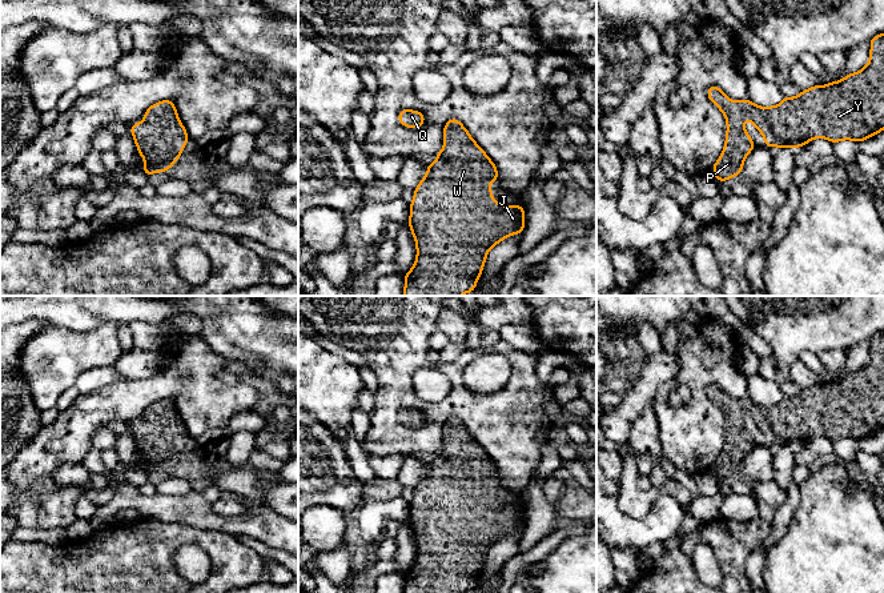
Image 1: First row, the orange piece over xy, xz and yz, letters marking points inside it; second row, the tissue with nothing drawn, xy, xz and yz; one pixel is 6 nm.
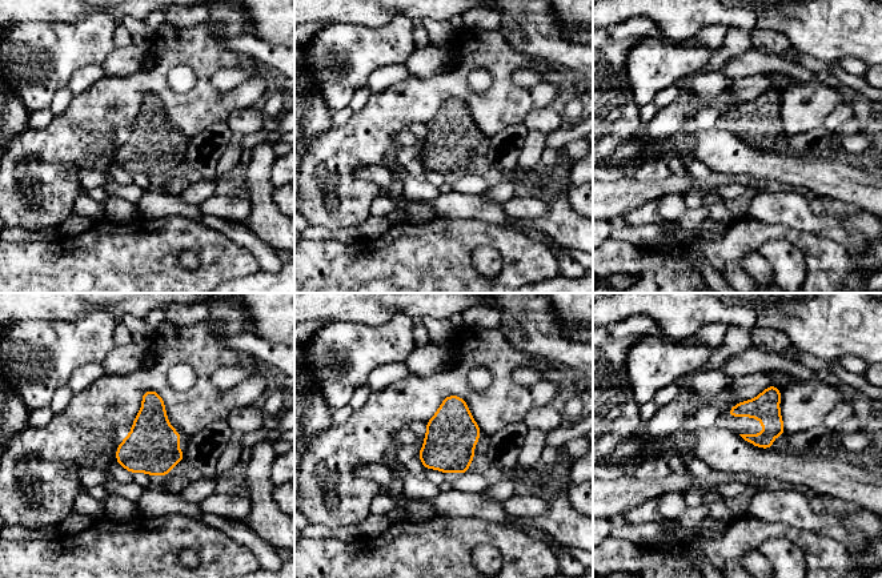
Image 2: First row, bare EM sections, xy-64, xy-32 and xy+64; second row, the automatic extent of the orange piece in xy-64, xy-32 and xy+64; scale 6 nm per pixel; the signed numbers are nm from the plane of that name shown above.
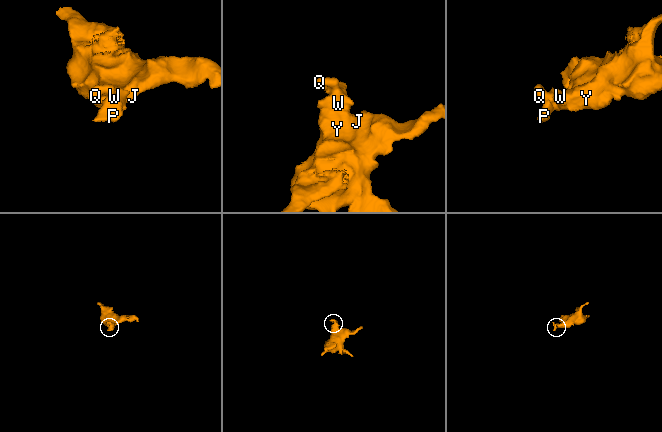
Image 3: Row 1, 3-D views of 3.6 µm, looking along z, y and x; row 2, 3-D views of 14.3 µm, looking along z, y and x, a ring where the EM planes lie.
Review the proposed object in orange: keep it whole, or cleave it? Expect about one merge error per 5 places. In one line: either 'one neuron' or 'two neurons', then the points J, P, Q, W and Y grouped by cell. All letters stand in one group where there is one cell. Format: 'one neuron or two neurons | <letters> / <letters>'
one neuron | J P Q W Y

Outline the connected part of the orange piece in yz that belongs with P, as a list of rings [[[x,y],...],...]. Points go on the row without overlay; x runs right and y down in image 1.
[[[884,332],[869,338],[869,361],[860,369],[840,380],[815,384],[801,389],[796,396],[784,396],[776,405],[758,405],[751,398],[730,398],[719,385],[707,388],[708,397],[724,412],[727,432],[724,448],[712,465],[720,481],[743,470],[743,460],[755,446],[746,430],[744,418],[750,418],[763,433],[766,445],[804,445],[813,437],[827,437],[831,441],[841,438],[863,440],[884,429]]]

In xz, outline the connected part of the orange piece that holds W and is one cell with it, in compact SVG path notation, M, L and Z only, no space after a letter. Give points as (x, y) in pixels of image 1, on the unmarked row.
M450 417L443 426L445 444L431 457L438 461L427 462L427 472L414 489L410 501L409 525L415 537L417 557L405 574L403 593L463 593L475 588L489 549L509 534L525 528L525 508L521 504L507 505L493 497L489 482L498 478L495 462L473 438L470 432L457 417Z

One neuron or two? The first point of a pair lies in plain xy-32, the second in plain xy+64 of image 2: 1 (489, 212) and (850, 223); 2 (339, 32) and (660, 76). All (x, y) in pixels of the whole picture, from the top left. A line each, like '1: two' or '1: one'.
1: one
2: one

